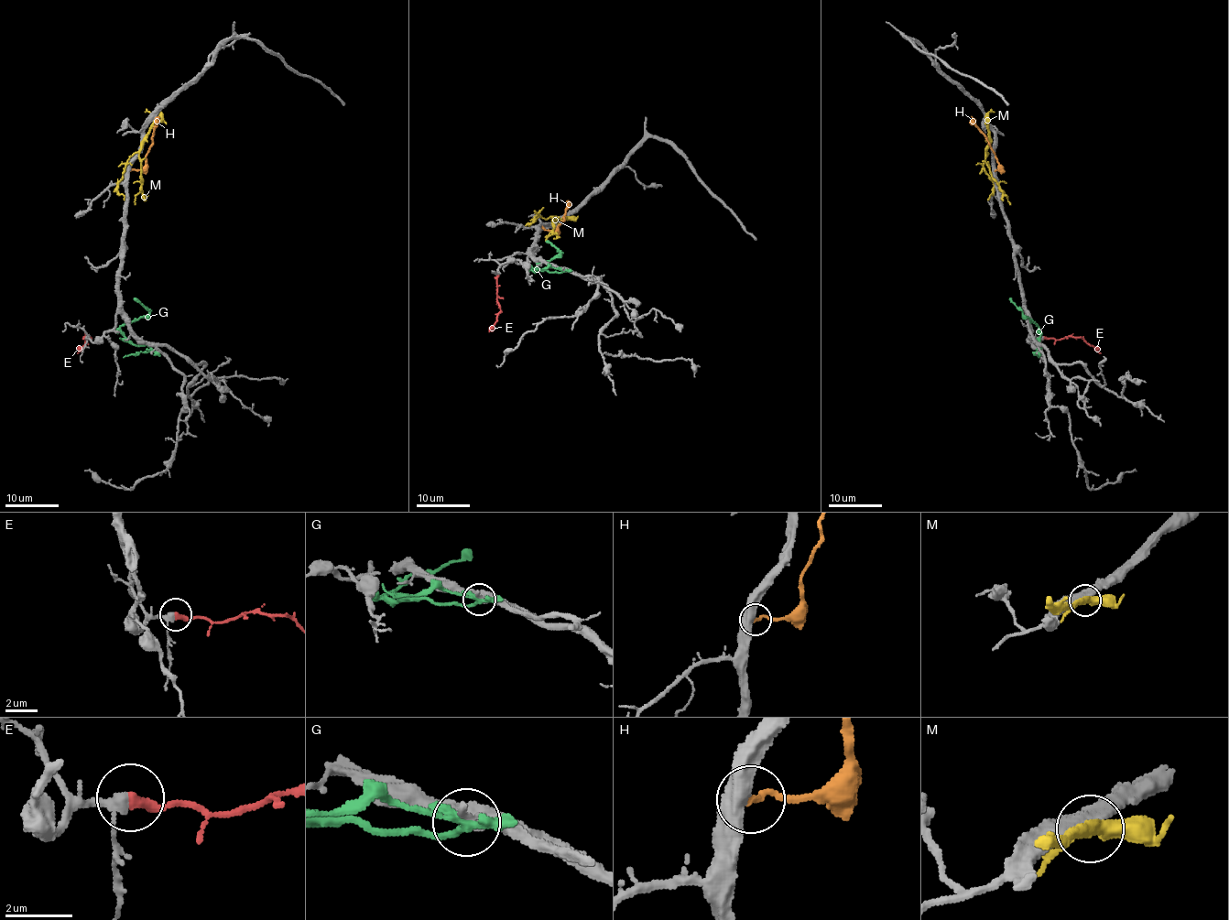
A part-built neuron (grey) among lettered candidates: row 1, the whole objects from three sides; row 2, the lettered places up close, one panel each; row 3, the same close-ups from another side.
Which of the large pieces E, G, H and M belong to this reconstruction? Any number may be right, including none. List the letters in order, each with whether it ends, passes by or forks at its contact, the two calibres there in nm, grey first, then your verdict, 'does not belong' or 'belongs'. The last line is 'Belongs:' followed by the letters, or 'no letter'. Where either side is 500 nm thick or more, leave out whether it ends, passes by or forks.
E: it ends | 260/360 nm | belongs
G: it forks | 160/260 nm | does not belong
H: 500/180 nm | does not belong
M: it forks | 440/180 nm | does not belong
Belongs: E

